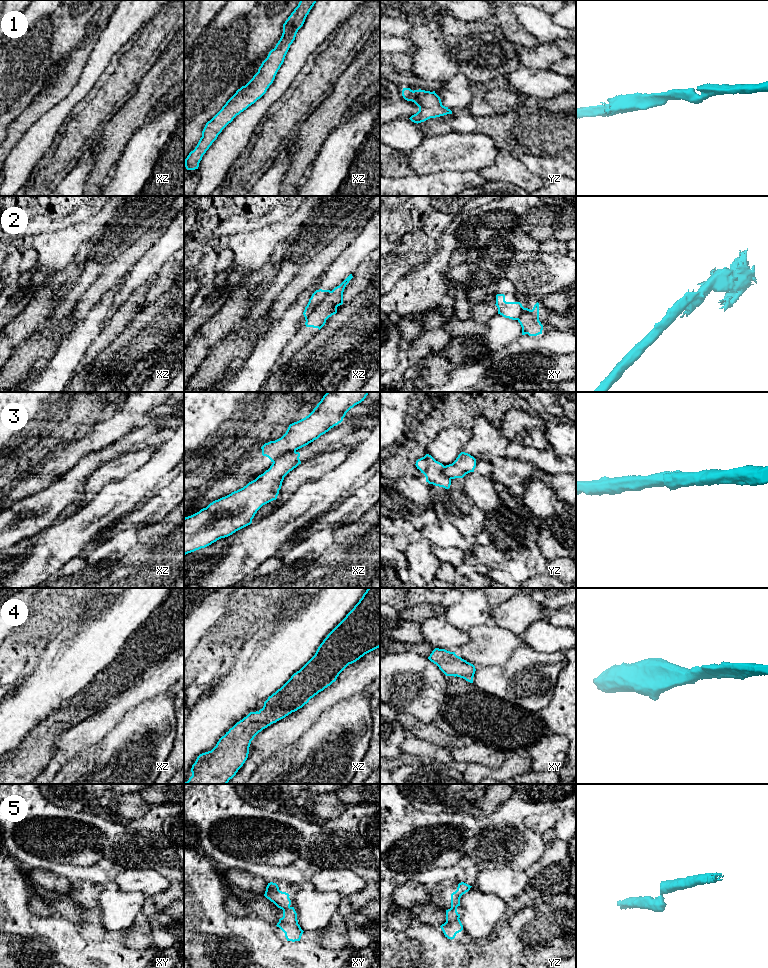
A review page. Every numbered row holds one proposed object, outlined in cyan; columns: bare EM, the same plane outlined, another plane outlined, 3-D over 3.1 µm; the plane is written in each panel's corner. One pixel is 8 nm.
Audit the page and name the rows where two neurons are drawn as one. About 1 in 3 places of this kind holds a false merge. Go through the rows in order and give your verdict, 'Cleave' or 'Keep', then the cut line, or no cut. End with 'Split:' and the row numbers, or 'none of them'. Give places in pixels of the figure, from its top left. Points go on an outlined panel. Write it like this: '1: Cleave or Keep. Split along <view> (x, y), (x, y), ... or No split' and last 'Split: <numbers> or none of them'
1: Keep. No split
2: Cleave. Split along xz (332, 291), (305, 319)
3: Cleave. Split along xz (295, 450), (286, 453), (273, 462)
4: Keep. No split
5: Cleave. Split along xy (289, 906), (282, 909)
Split: 2, 3, 5

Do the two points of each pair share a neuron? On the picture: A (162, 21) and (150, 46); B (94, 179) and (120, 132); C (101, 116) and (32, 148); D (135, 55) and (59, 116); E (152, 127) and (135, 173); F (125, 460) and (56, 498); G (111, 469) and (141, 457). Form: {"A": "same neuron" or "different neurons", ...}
{"A": "same neuron", "B": "same neuron", "C": "different neurons", "D": "different neurons", "E": "same neuron", "F": "different neurons", "G": "same neuron"}

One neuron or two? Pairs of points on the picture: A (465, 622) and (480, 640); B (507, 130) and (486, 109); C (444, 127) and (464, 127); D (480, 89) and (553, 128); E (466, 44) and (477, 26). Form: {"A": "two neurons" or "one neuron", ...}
{"A": "two neurons", "B": "two neurons", "C": "one neuron", "D": "two neurons", "E": "two neurons"}

